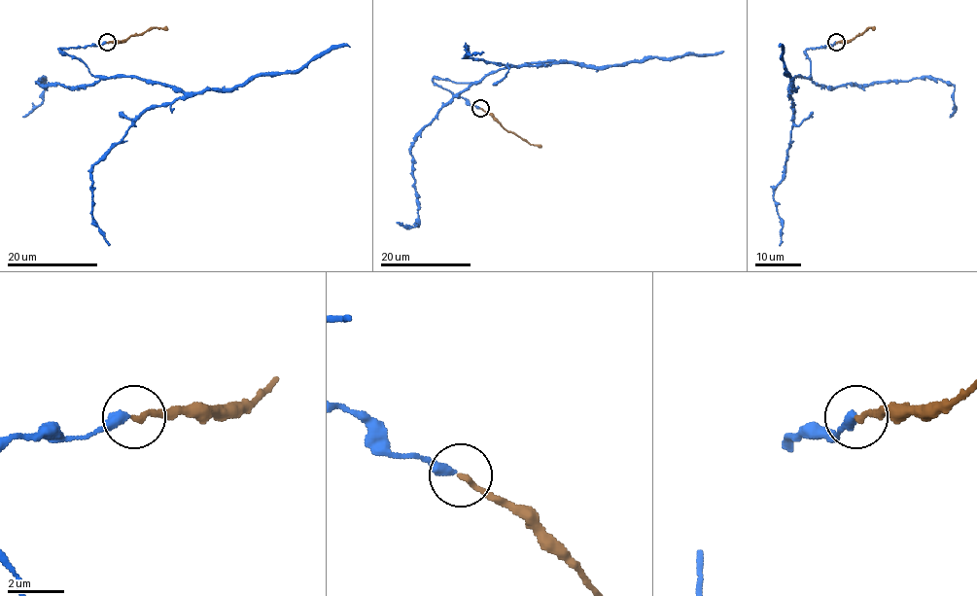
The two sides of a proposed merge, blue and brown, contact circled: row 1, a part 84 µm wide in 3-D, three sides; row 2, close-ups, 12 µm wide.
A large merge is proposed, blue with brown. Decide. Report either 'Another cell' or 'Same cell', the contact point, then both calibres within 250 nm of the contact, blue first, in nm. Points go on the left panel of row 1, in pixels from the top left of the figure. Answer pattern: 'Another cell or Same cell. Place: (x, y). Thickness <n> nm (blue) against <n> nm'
Same cell. Place: (107, 42). Thickness 360 nm (blue) against 200 nm

